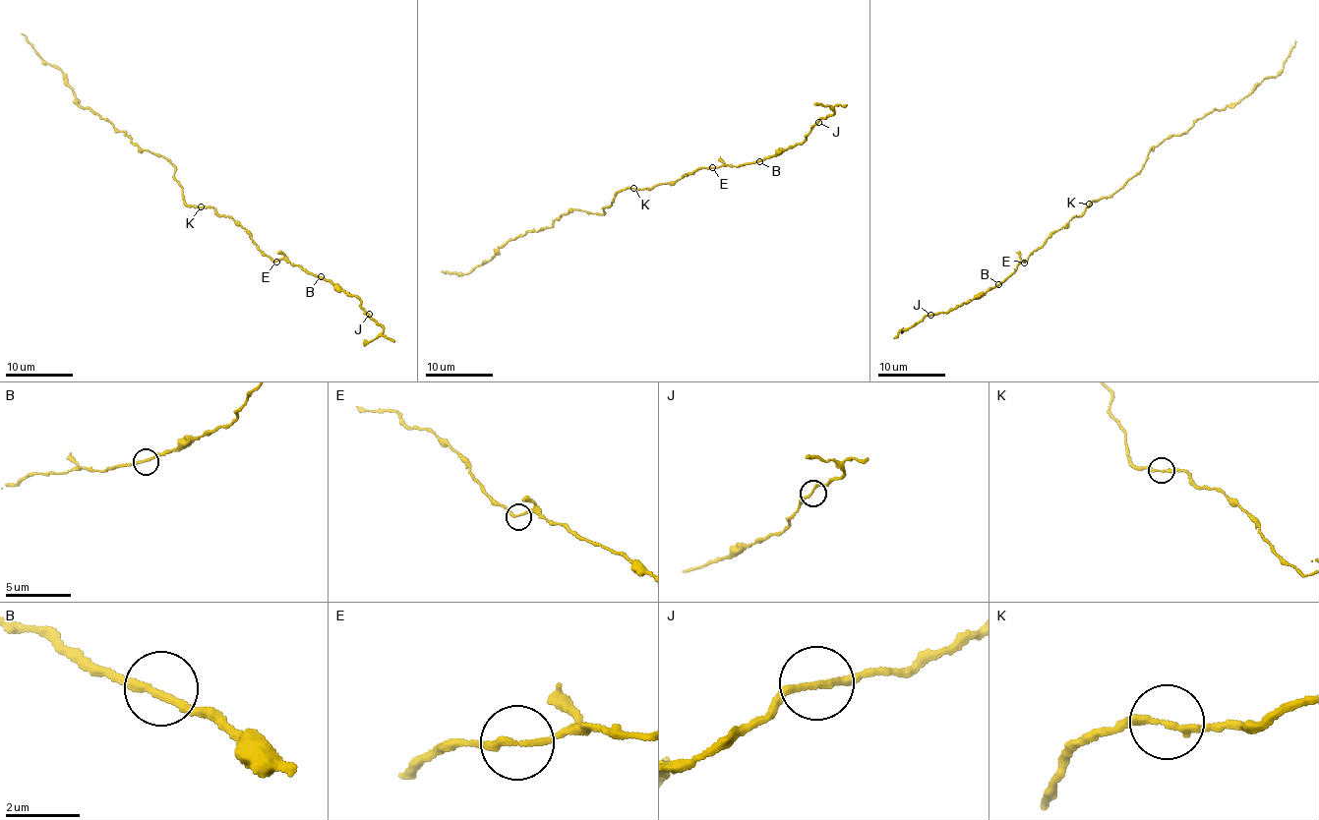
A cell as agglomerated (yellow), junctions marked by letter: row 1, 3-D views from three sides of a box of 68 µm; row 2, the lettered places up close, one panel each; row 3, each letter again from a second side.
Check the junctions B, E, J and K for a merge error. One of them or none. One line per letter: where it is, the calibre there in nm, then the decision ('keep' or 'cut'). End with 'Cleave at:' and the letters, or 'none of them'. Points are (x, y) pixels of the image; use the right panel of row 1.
B: at (998, 284); 190 nm thick; keep
E: at (1024, 263); 180 nm thick; keep
J: at (930, 315); 180 nm thick; keep
K: at (1089, 204); 180 nm thick; keep
Cleave at: none of them

